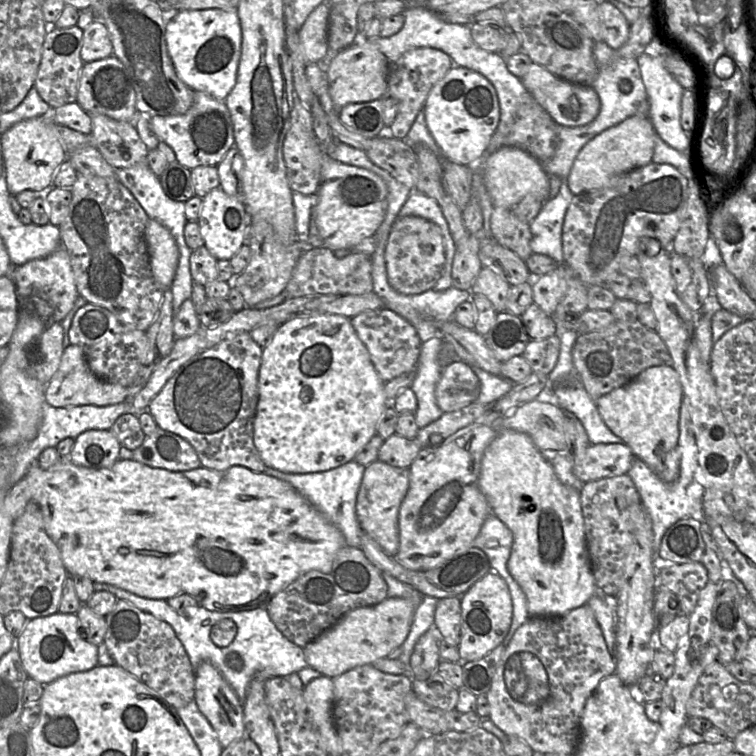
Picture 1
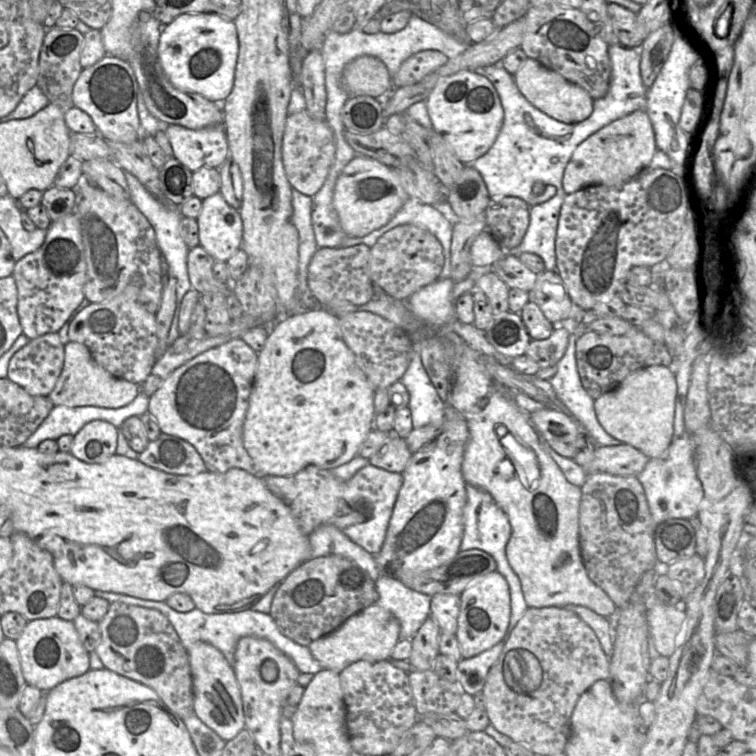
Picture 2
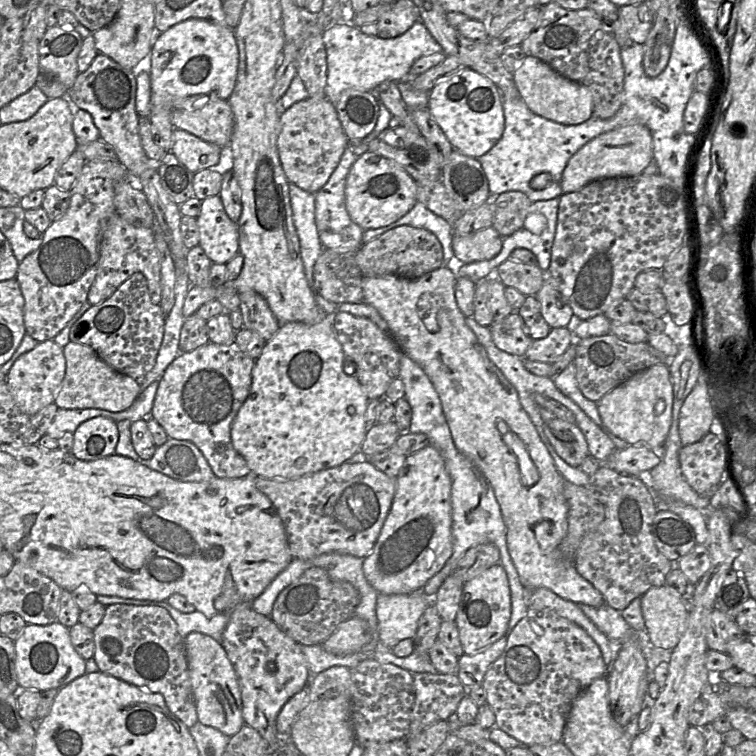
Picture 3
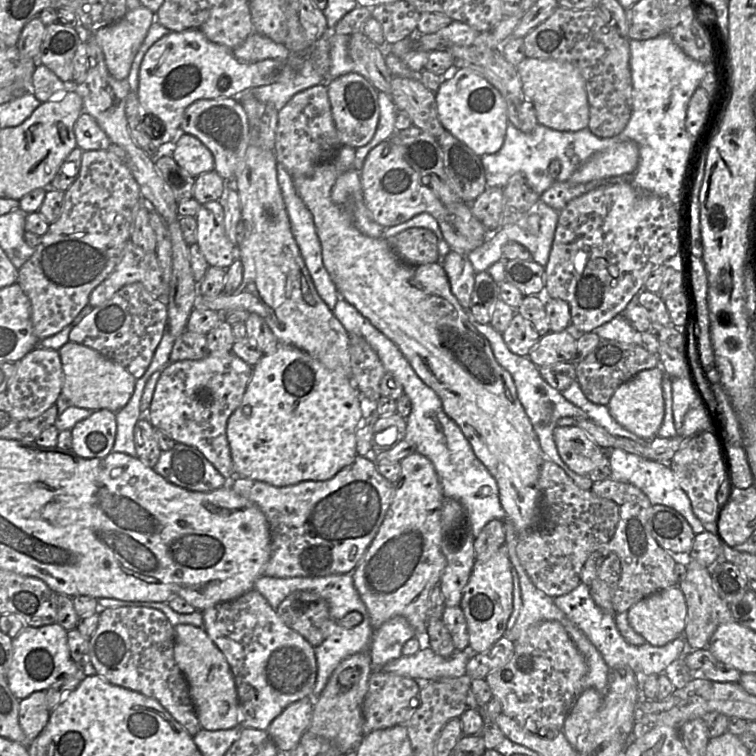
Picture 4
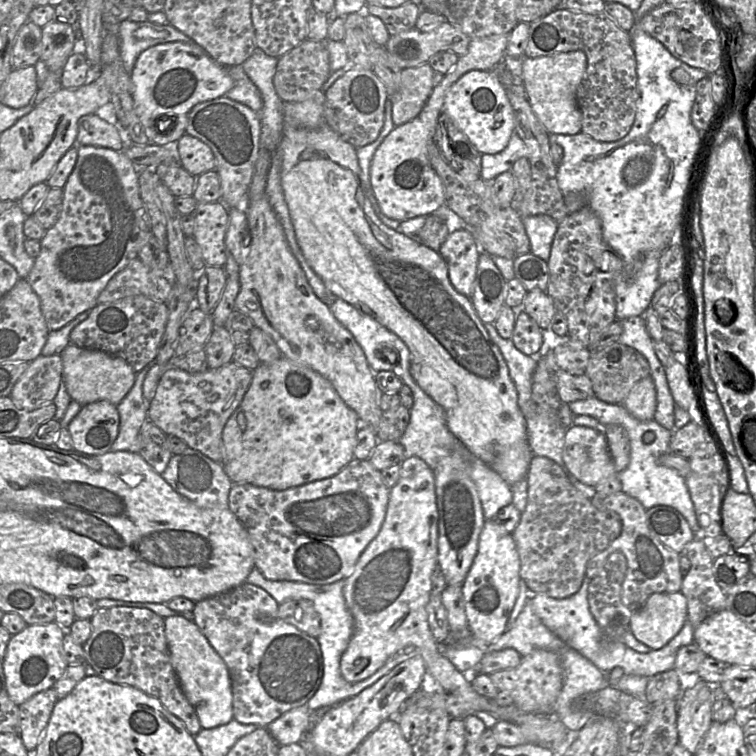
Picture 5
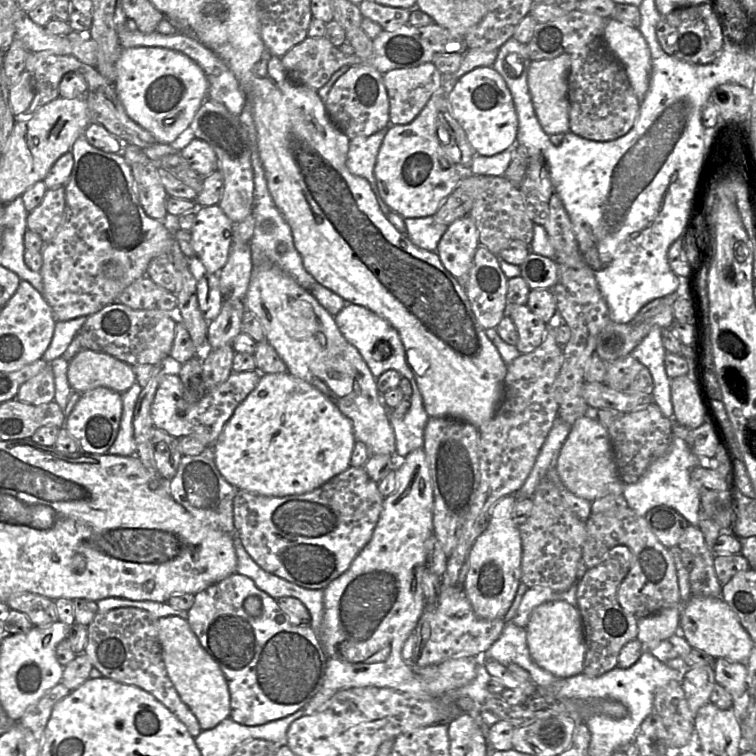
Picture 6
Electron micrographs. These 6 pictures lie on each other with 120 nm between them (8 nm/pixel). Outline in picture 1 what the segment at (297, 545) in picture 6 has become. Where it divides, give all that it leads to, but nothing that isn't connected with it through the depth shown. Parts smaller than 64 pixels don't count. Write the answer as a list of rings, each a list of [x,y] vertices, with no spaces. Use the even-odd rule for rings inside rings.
[[[374,461],[365,467],[356,500],[356,514],[364,533],[391,557],[399,550],[398,513],[409,489],[409,469]]]

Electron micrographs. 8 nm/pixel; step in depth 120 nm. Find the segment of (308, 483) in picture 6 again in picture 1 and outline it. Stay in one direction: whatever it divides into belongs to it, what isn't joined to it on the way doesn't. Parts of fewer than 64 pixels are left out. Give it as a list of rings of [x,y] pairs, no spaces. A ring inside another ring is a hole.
[[[338,314],[297,317],[279,325],[271,343],[263,349],[258,378],[258,402],[253,423],[253,441],[263,463],[270,468],[291,474],[328,471],[355,459],[357,453],[377,434],[378,424],[390,402],[384,391],[370,354],[357,336],[350,318]]]

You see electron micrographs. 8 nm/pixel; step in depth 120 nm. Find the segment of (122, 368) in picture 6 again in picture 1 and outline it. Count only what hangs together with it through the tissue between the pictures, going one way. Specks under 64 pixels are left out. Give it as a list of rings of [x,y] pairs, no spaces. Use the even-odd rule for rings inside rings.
[[[72,344],[65,347],[59,368],[45,388],[46,403],[52,407],[109,406],[125,402],[127,397],[127,387],[97,377],[89,368],[82,348]]]

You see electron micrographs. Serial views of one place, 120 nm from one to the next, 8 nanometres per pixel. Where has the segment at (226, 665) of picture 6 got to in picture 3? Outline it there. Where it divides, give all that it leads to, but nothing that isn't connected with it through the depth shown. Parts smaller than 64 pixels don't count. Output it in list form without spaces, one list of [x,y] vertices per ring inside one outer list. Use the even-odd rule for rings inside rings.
[[[242,604],[229,613],[220,643],[239,680],[244,725],[255,729],[268,743],[269,751],[281,749],[276,720],[291,697],[309,682],[308,663],[301,646],[286,635],[269,616],[256,612],[251,604]]]

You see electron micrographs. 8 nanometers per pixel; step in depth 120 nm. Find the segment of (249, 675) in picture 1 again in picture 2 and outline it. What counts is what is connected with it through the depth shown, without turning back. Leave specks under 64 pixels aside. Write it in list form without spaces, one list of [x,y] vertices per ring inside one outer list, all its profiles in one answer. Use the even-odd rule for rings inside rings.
[[[94,590],[95,596],[107,600],[109,603],[121,602],[128,605],[141,606],[156,609],[165,615],[176,633],[184,648],[188,648],[196,641],[207,642],[222,652],[229,664],[234,667],[235,649],[238,641],[245,636],[256,636],[266,639],[275,645],[280,651],[287,655],[295,664],[300,673],[316,674],[323,669],[321,664],[313,657],[308,646],[303,646],[286,637],[278,628],[274,619],[268,613],[257,612],[253,609],[246,609],[239,612],[206,614],[194,608],[189,612],[178,612],[172,609],[166,601],[151,601],[140,599],[125,594],[104,592]]]

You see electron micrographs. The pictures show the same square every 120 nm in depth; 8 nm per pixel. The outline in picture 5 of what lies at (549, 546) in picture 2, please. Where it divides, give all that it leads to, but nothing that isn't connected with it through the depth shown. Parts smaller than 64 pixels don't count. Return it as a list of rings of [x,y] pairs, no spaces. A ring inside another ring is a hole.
[[[283,120],[283,134],[279,149],[282,153],[281,186],[294,227],[297,244],[308,265],[324,283],[327,292],[374,318],[404,342],[409,350],[411,376],[419,387],[443,408],[448,429],[468,449],[472,456],[487,464],[510,487],[526,478],[534,455],[528,442],[526,419],[519,408],[517,390],[510,378],[509,369],[499,348],[491,340],[483,323],[476,315],[470,297],[458,293],[451,285],[448,278],[447,265],[439,253],[427,247],[416,237],[403,235],[390,229],[379,220],[362,186],[356,148],[344,141],[326,123],[315,129],[295,129],[286,126]]]

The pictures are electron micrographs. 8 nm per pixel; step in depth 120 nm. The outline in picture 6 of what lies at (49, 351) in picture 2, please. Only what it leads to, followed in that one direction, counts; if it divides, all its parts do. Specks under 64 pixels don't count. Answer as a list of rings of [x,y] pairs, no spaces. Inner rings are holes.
[[[48,364],[40,373],[20,386],[16,398],[29,404],[41,405],[53,401],[54,396],[54,374]]]

